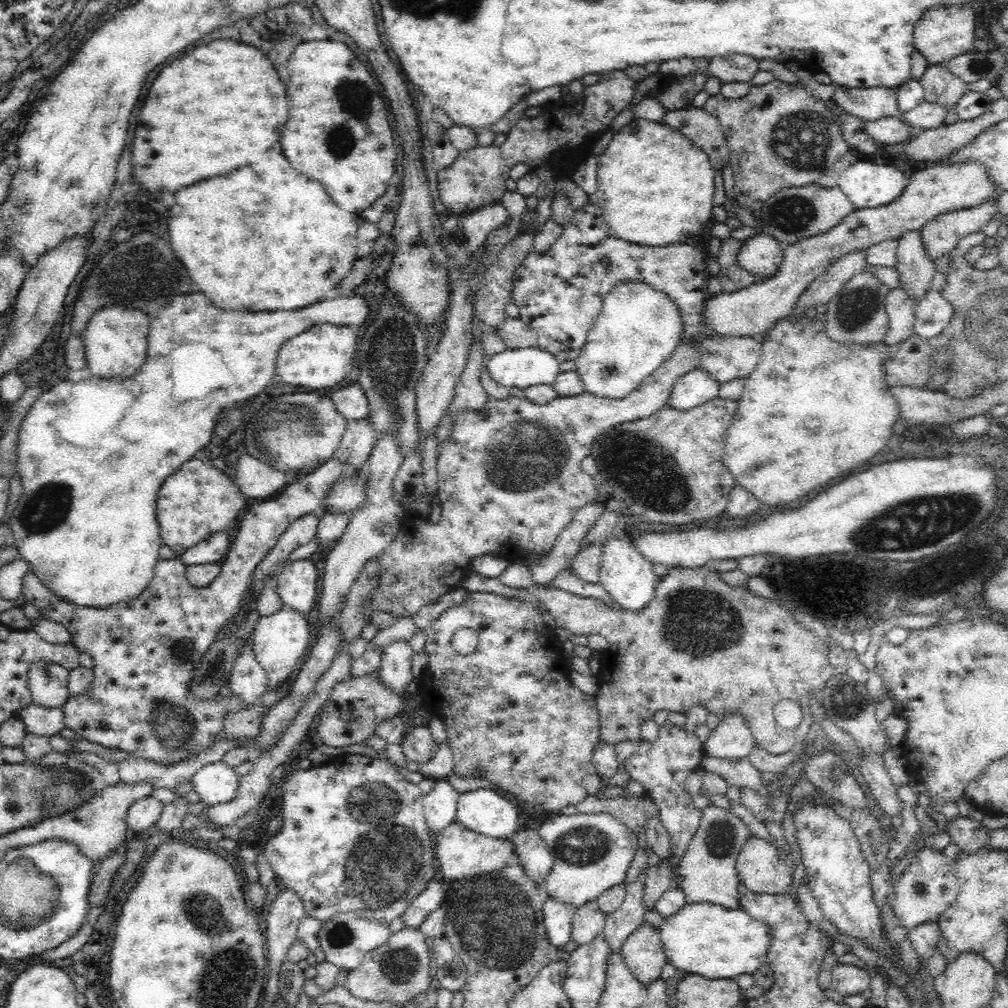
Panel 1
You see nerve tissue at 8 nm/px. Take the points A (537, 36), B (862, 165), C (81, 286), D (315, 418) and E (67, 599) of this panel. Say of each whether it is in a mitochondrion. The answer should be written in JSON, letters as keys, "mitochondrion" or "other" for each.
{"A":"other","B":"other","C":"other","D":"mitochondrion","E":"other"}

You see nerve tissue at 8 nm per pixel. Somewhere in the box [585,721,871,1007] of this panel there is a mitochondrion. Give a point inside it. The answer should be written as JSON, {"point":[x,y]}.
{"point":[718,839]}

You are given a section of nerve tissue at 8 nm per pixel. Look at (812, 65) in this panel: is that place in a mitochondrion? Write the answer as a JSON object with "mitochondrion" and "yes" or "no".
{"mitochondrion":"no"}

